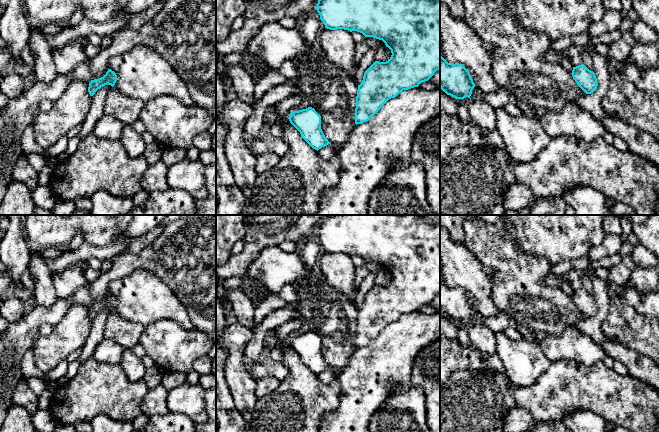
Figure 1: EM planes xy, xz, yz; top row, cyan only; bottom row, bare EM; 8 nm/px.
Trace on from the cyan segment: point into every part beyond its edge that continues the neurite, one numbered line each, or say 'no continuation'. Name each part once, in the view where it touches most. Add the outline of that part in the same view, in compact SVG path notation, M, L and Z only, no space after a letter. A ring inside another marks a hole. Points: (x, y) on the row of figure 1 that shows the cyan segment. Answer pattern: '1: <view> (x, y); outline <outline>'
no continuation

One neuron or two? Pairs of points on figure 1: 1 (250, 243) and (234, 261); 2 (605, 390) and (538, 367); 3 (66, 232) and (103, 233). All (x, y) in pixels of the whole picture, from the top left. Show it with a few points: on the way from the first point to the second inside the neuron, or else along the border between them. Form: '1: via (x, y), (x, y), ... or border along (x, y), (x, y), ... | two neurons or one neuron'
1: via (250, 248), (239, 259) | one neuron
2: border along (551, 361), (548, 369), (529, 386) | two neurons
3: via (75, 227), (94, 227) | one neuron

